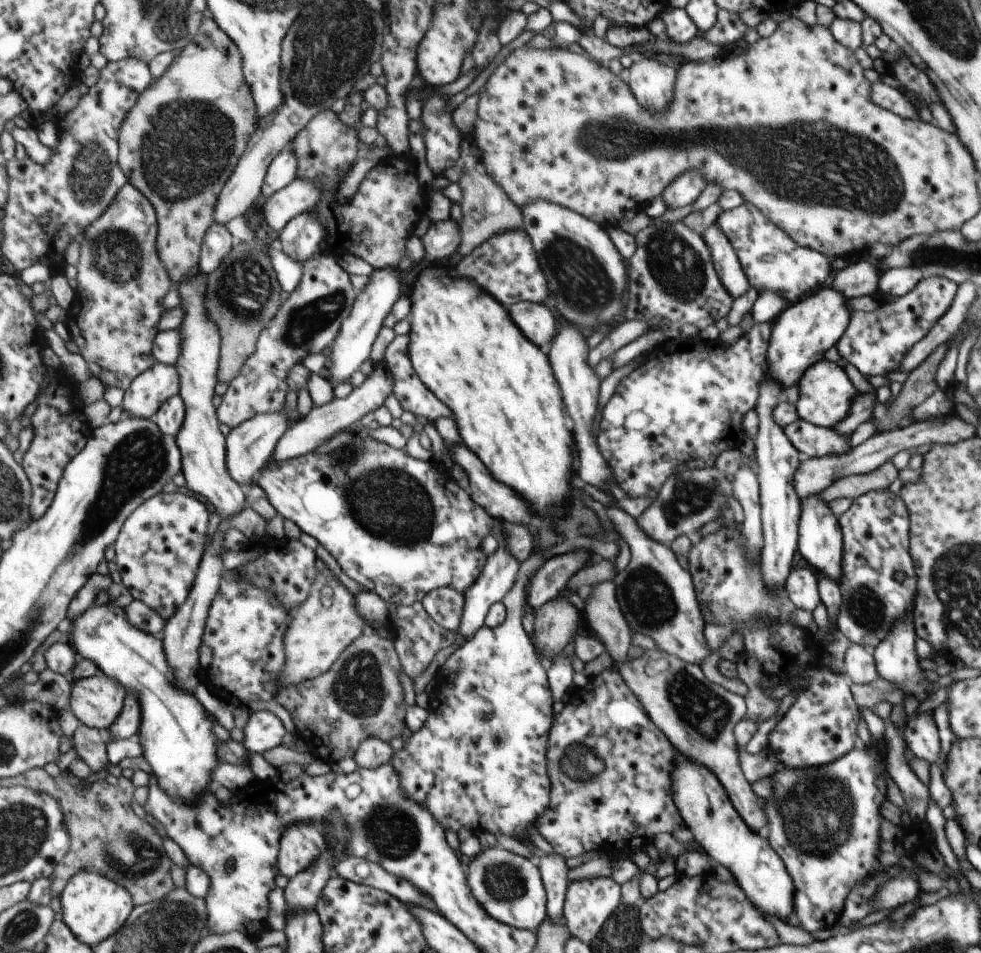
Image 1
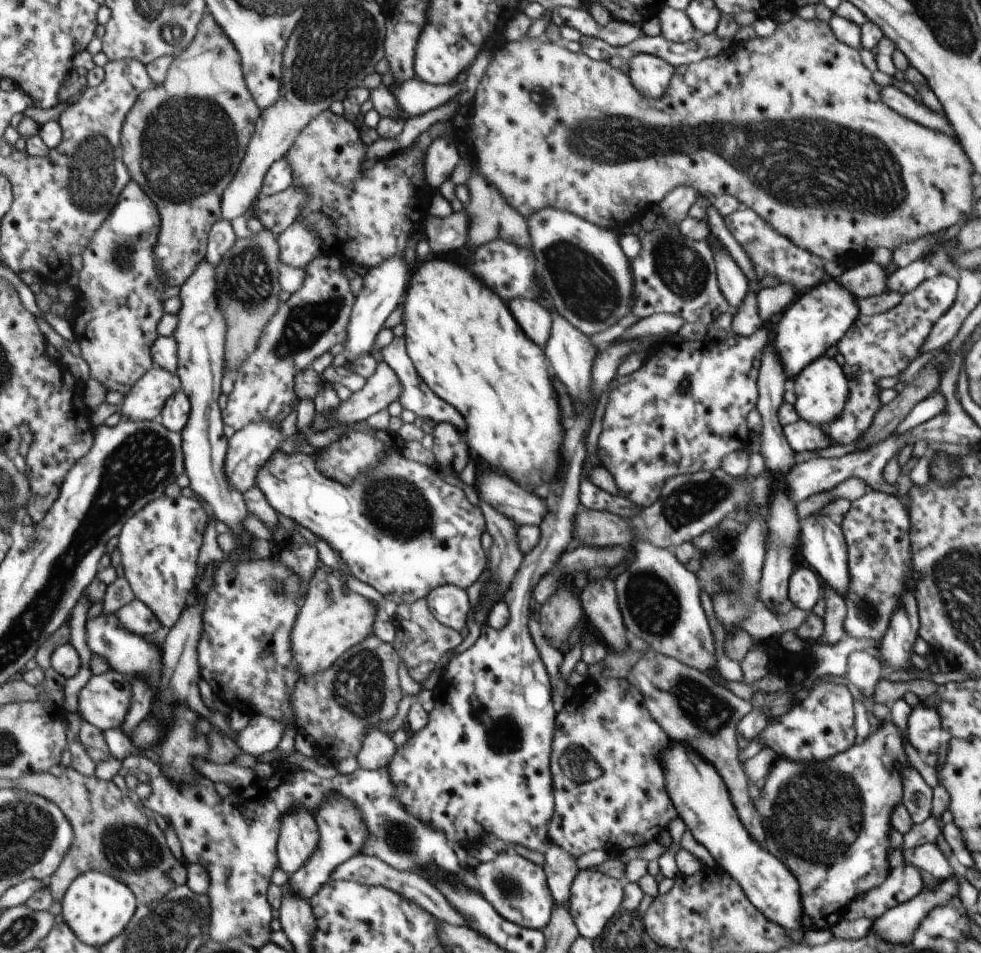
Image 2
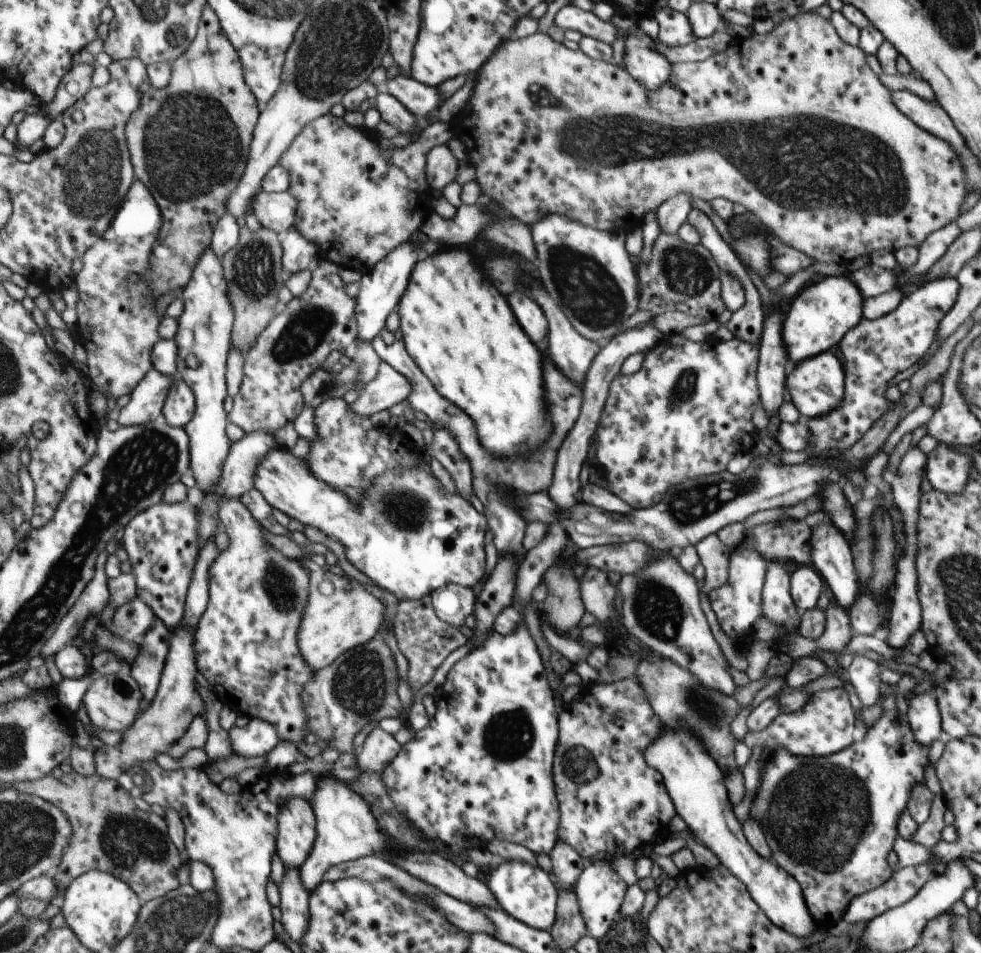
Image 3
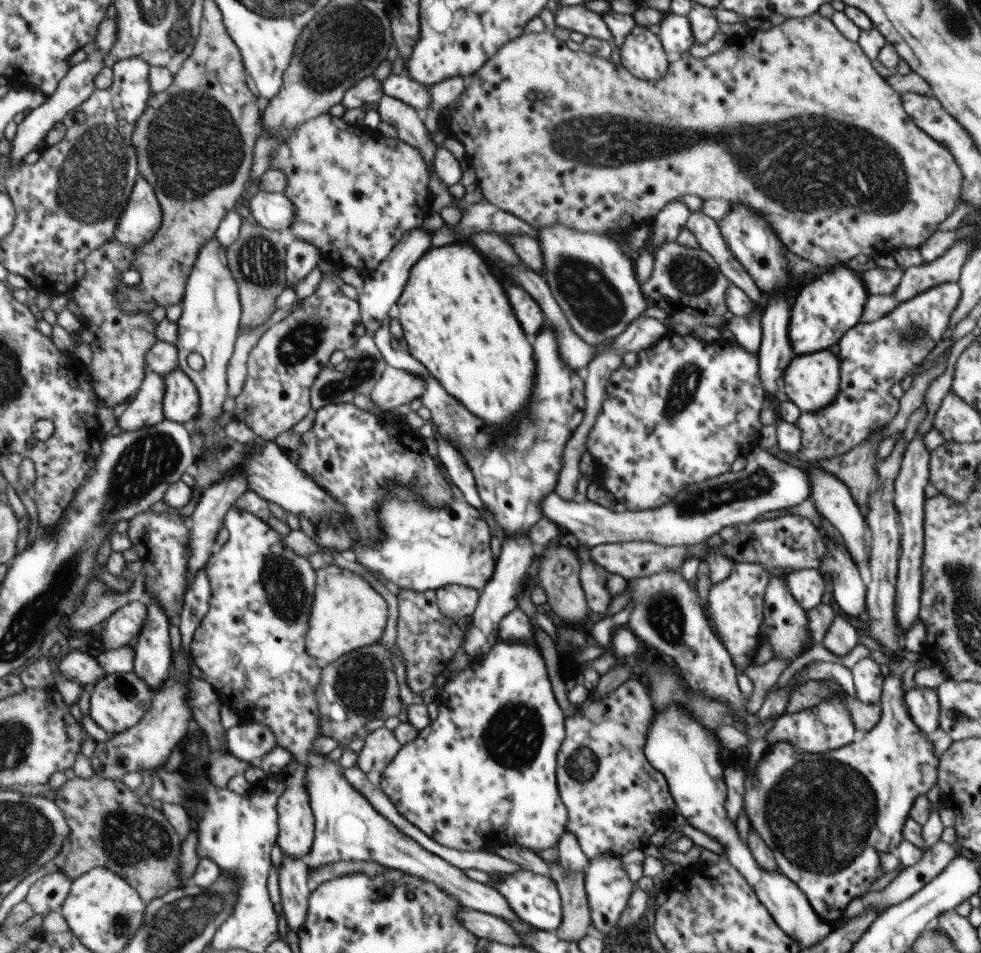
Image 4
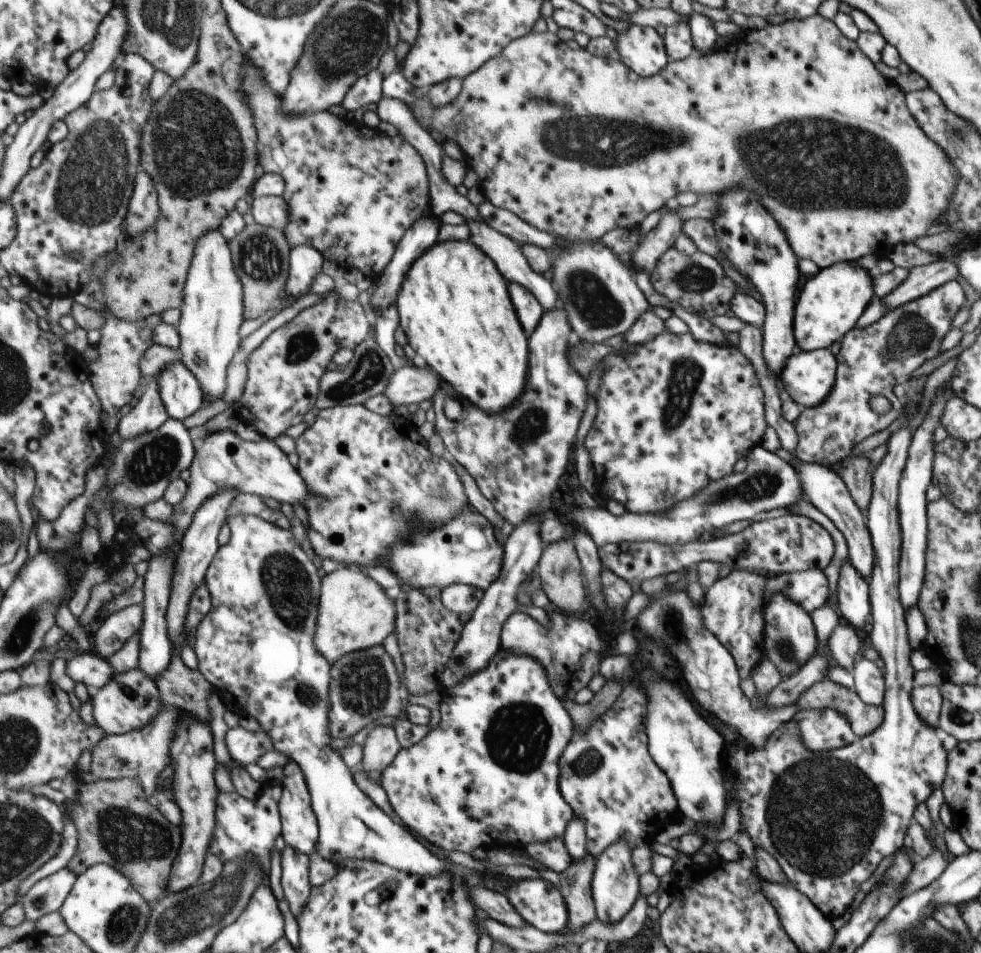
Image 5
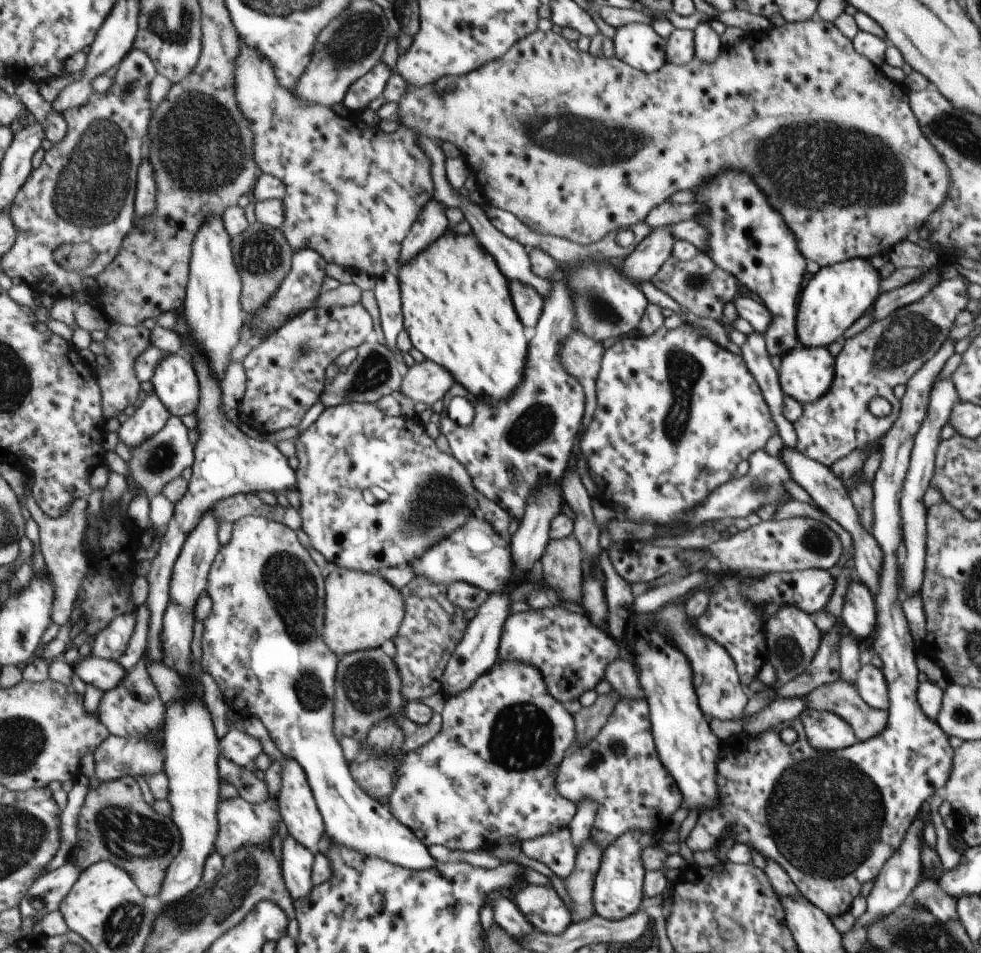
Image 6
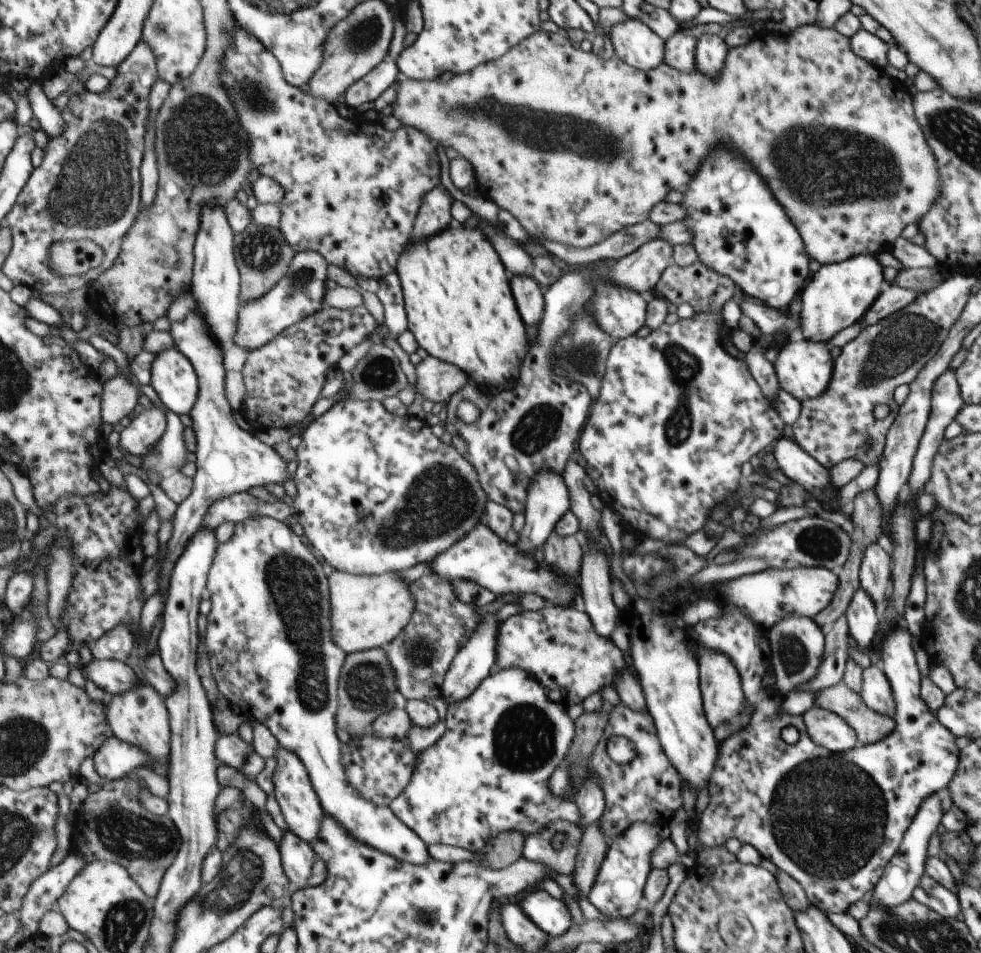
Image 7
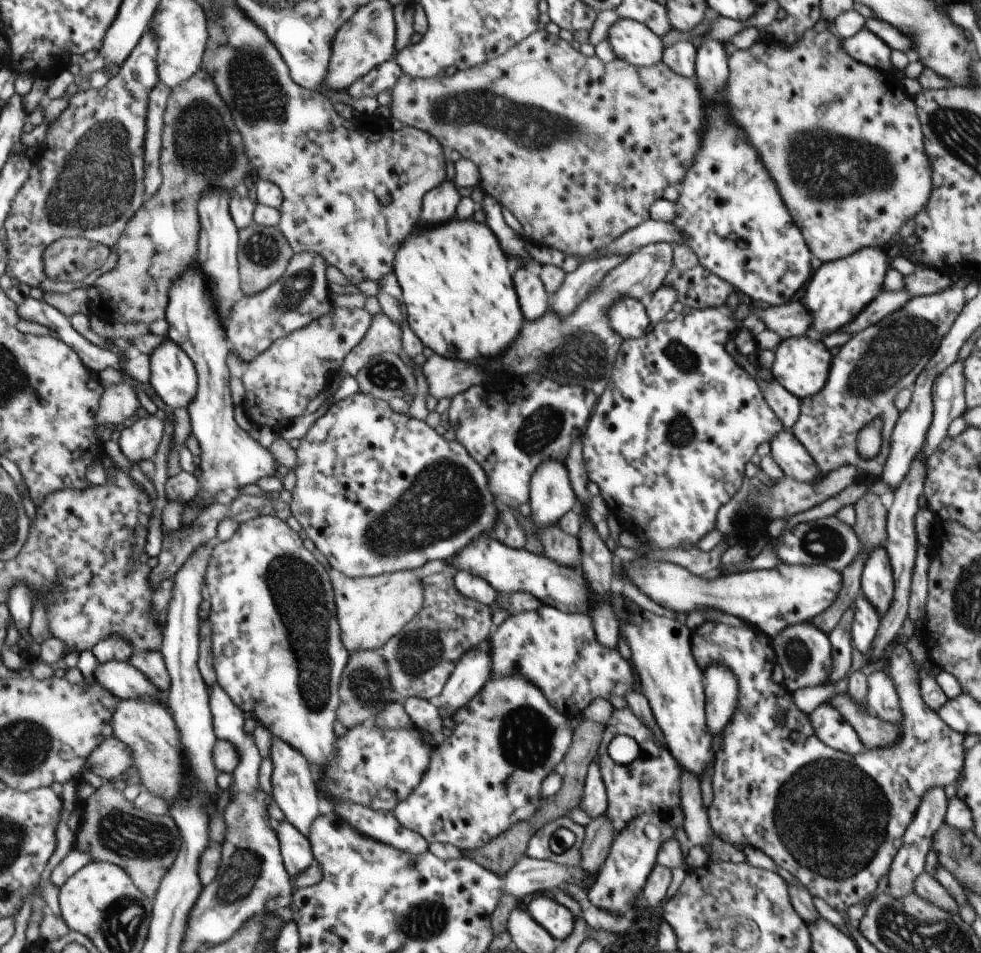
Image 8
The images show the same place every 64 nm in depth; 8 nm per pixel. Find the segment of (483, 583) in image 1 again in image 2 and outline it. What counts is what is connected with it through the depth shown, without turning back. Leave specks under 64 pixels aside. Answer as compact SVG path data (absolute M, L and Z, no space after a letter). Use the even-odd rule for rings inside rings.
M482 504L482 510L486 510L486 518L489 523L490 536L493 538L493 543L490 549L490 566L488 566L488 582L484 584L482 592L478 595L479 602L474 608L474 622L476 624L484 625L486 624L486 619L488 616L488 606L502 601L504 598L504 593L508 592L510 588L510 582L514 580L514 574L518 572L520 568L520 562L522 562L522 554L518 550L518 544L516 544L516 524L510 522L506 516L498 514L494 508L490 508L488 504Z

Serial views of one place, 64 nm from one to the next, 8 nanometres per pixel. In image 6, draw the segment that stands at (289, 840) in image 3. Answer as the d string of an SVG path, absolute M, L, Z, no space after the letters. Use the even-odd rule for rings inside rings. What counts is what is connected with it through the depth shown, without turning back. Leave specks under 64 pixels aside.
M286 758L282 762L282 787L278 794L283 820L289 834L298 838L304 846L308 846L315 853L320 851L322 839L326 834L325 815L318 806L317 795L310 784L309 775L302 763L296 758Z

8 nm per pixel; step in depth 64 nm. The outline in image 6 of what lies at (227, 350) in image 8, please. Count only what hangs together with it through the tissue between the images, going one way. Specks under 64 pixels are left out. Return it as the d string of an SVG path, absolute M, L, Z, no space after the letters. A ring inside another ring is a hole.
M186 312L180 313L180 322L175 329L182 340L184 340L184 350L188 352L188 357L193 360L194 366L198 371L198 376L202 383L202 400L196 418L198 418L197 429L200 430L202 438L197 444L197 461L194 463L194 474L191 478L190 492L184 497L182 502L177 503L176 516L170 521L167 533L163 538L161 549L157 557L153 560L153 567L149 572L150 586L152 586L152 594L150 594L150 610L152 610L152 626L150 626L150 644L148 644L148 656L150 662L164 662L166 652L164 652L164 634L165 616L172 600L172 582L175 574L175 568L180 556L185 549L186 542L189 541L190 534L194 532L202 524L202 518L208 514L214 506L220 501L236 496L237 494L260 494L260 492L271 492L274 495L284 494L288 496L290 492L299 490L301 479L298 478L298 471L292 468L288 456L276 443L272 444L270 440L262 438L250 438L240 429L240 425L236 425L226 416L228 410L225 402L225 390L222 387L222 378L218 378L218 370L214 370L214 364L210 362L210 358L206 358L206 350L198 348L198 340L194 338L194 330L190 330L190 320L186 318Z

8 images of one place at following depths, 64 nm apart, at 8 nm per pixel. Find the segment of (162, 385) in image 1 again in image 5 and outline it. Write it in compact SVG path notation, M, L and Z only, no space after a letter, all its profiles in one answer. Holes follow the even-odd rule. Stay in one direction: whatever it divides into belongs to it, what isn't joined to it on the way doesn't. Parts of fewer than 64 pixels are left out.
M154 378L149 380L139 403L125 411L118 432L124 440L134 440L142 434L161 429L170 419L170 412L162 398L160 382Z

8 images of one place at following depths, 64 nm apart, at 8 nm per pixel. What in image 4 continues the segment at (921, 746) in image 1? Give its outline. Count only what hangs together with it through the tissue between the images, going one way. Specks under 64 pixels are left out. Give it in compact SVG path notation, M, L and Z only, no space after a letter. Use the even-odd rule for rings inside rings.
M915 685L906 691L905 700L914 722L921 728L922 734L930 738L938 730L938 722L941 722L941 702L937 691Z

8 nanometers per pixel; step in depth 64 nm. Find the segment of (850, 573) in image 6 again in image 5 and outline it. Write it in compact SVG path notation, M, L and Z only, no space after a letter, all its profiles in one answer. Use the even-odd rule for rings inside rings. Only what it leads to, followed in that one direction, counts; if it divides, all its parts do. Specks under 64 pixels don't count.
M800 498L798 502L790 504L790 506L788 506L788 511L790 512L790 515L800 515L811 518L814 522L818 522L822 528L826 528L831 535L834 535L836 552L834 552L832 562L824 569L824 574L826 574L828 584L830 584L830 594L834 594L835 592L834 595L829 596L828 604L834 608L834 610L837 610L838 600L836 600L836 591L838 578L840 578L840 568L842 568L844 564L851 564L846 538L844 538L844 534L836 528L836 524L834 524L828 516L822 514L822 512L806 498Z

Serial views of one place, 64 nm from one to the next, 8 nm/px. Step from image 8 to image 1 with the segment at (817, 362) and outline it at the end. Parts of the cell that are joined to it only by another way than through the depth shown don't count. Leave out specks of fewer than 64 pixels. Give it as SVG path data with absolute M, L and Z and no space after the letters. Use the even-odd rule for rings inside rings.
M825 360L818 362L812 369L804 374L798 382L798 390L801 393L796 404L796 410L800 419L806 419L816 426L834 428L838 422L842 422L852 412L852 400L856 396L856 388L852 386L850 378L837 363Z

